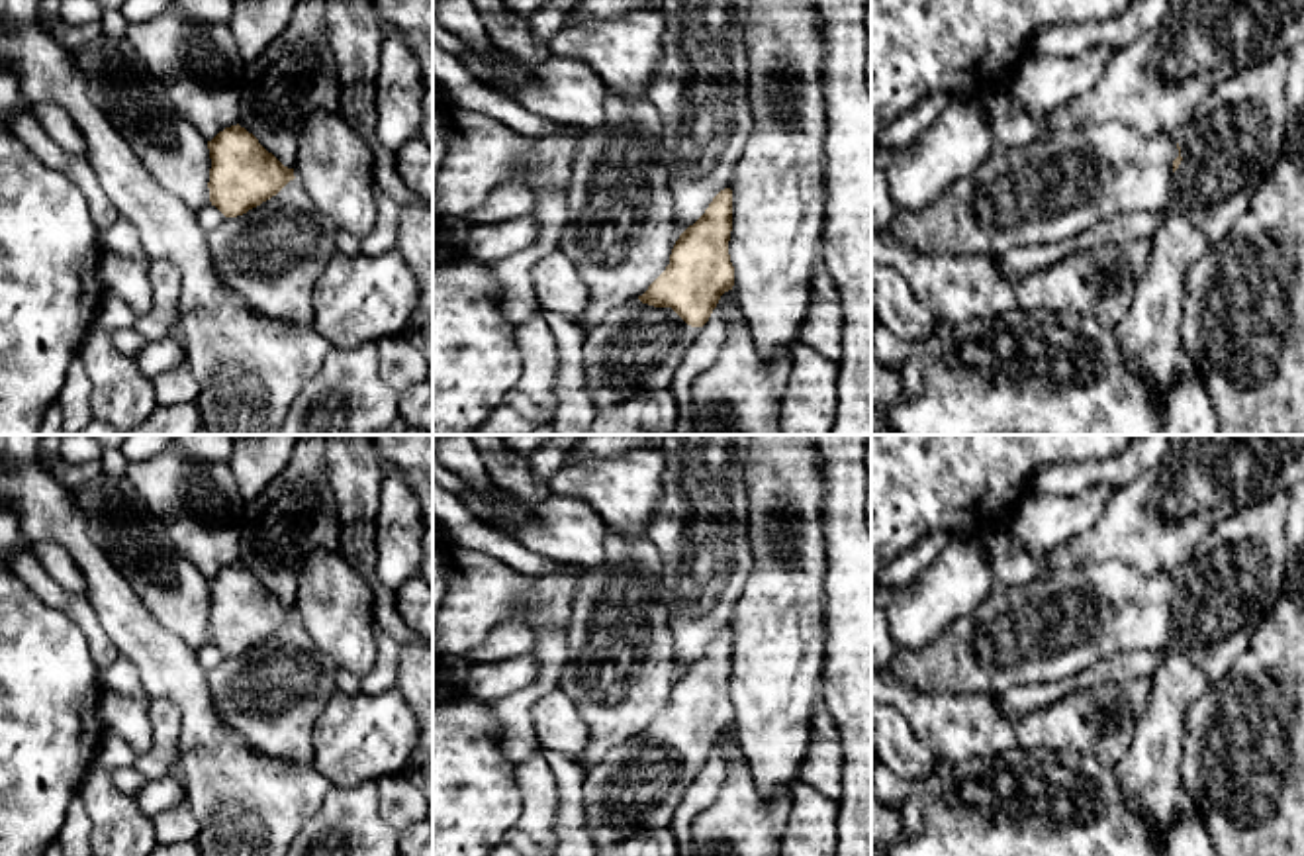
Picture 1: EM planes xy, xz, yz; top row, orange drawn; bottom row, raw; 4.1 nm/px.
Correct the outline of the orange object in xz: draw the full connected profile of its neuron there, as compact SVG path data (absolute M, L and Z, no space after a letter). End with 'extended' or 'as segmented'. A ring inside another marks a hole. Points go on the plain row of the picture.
M721 629L705 652L675 680L670 703L648 729L607 752L601 764L585 772L582 785L583 811L591 823L591 838L599 848L629 836L644 834L652 825L668 827L687 787L709 760L721 735L734 725L728 693L732 670L732 629Z; extended

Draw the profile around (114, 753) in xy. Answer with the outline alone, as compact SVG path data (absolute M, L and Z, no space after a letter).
M104 733L96 762L106 770L131 768L137 754L133 748L114 733Z

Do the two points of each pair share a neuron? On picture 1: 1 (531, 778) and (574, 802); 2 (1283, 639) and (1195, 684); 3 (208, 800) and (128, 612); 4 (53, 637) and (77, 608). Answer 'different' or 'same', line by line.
1: different
2: different
3: same
4: different

